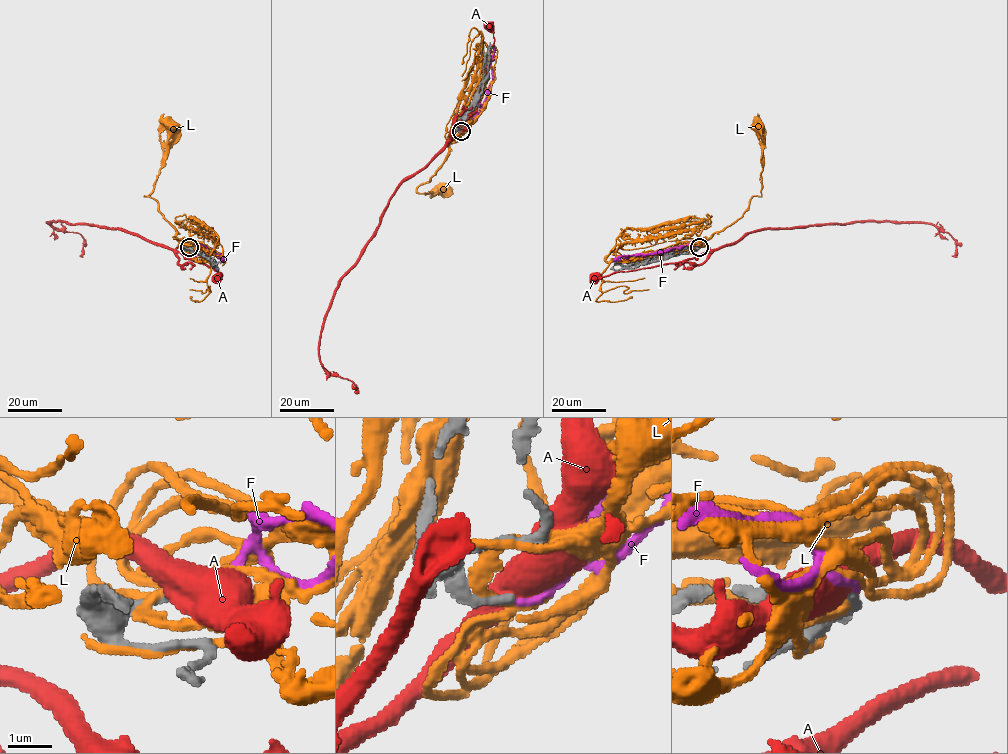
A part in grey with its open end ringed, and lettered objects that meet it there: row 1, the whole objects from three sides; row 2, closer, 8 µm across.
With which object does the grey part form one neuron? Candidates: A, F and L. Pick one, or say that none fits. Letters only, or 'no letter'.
F

